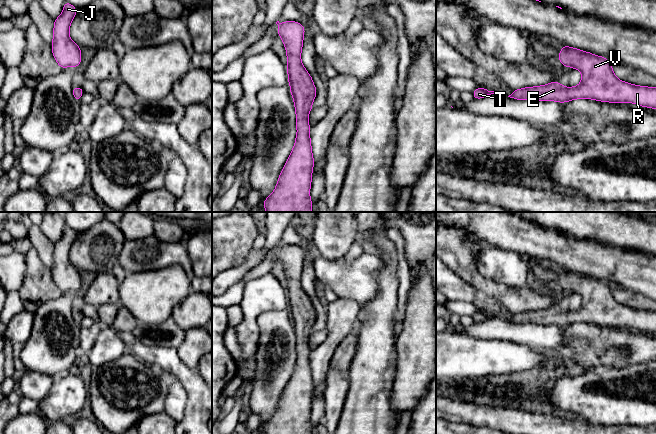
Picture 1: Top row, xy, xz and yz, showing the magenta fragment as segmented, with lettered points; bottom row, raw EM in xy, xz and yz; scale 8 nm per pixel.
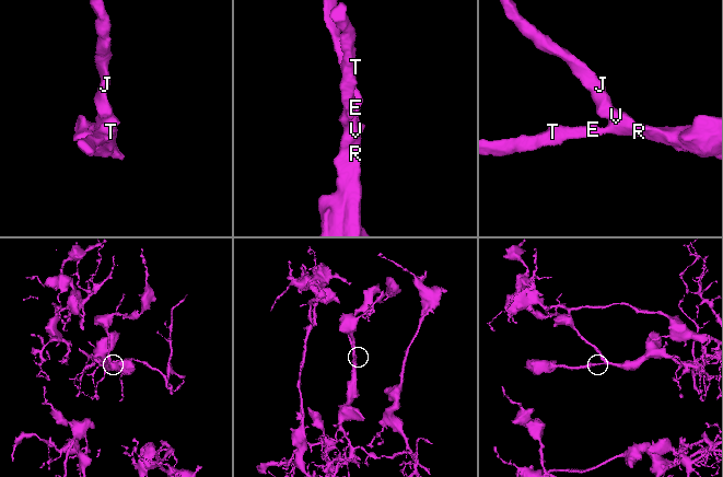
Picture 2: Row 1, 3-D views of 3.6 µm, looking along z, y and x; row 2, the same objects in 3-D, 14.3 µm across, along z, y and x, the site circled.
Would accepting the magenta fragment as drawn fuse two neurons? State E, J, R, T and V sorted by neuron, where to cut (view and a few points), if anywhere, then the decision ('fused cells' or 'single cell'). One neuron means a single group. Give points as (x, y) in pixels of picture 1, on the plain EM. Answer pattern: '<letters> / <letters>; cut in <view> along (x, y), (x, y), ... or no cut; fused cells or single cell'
E J R T V; no cut; single cell

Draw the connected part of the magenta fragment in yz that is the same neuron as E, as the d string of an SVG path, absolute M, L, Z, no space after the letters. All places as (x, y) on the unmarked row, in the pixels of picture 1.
M564 269L559 276L559 285L565 291L581 295L582 304L578 310L563 311L559 305L555 305L513 314L508 321L560 327L586 322L611 327L628 326L656 333L656 312L620 305L606 281Z

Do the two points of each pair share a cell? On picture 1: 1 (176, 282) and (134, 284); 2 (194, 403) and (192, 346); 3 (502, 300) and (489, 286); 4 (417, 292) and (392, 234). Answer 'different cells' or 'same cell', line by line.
1: same cell
2: different cells
3: same cell
4: different cells

